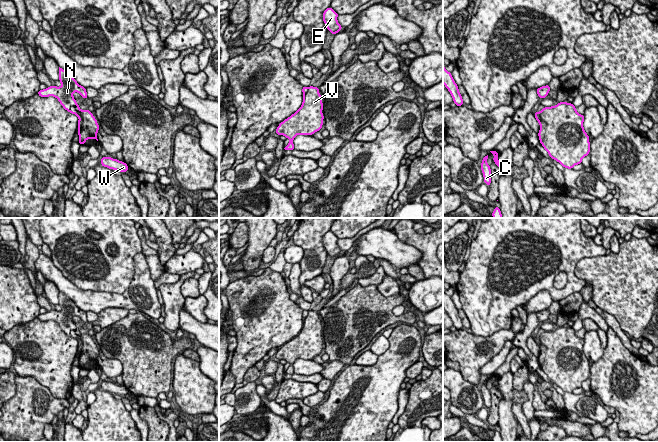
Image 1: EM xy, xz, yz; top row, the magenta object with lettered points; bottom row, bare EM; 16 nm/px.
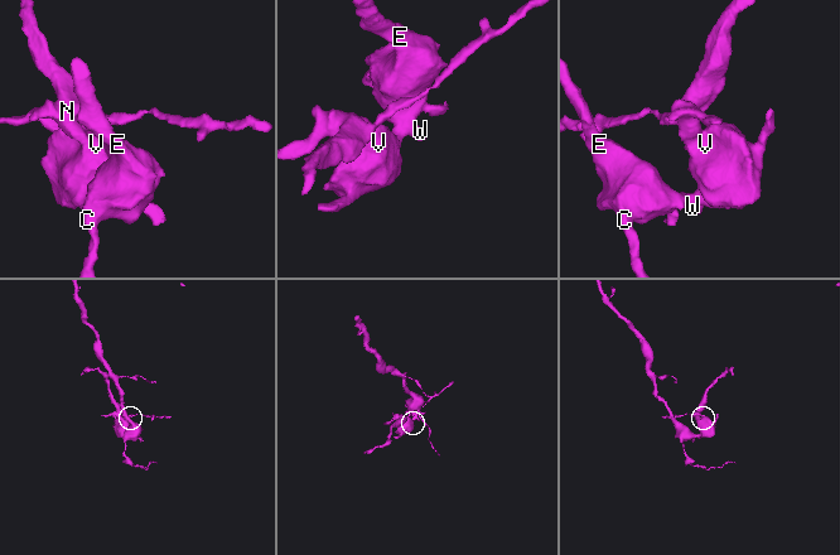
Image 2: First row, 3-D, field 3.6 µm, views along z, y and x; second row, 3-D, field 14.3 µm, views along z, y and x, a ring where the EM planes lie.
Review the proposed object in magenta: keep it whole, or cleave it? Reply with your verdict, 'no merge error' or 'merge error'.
merge error

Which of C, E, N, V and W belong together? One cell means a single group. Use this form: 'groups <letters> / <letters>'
groups C E V W / N

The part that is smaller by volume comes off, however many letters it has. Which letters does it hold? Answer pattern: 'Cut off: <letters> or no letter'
Cut off: N

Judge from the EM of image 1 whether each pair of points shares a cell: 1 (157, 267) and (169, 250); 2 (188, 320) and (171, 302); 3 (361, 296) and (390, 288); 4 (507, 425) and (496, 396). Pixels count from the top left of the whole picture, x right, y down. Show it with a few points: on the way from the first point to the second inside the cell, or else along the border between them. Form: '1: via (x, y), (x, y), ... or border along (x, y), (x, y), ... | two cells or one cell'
1: border along (157, 255), (160, 262), (164, 265) | two cells
2: border along (182, 306), (179, 312), (179, 327) | two cells
3: border along (376, 286), (385, 296), (392, 296), (399, 292) | two cells
4: border along (500, 392), (502, 399), (499, 403), (497, 423) | two cells

